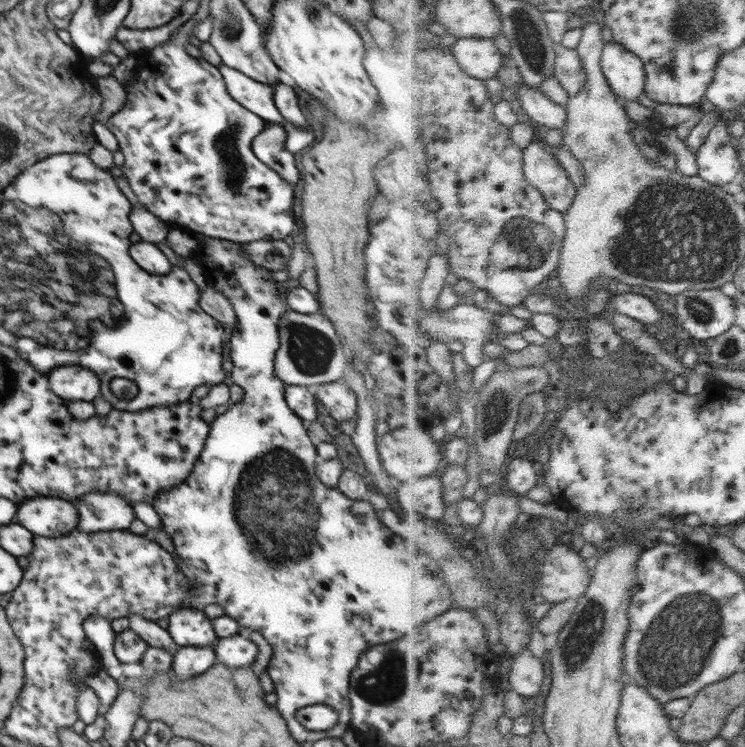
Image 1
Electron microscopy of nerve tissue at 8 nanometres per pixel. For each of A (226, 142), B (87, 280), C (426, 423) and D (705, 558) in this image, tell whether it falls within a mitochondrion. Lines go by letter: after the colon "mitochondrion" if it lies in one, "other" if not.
A: mitochondrion
B: mitochondrion
C: other
D: other

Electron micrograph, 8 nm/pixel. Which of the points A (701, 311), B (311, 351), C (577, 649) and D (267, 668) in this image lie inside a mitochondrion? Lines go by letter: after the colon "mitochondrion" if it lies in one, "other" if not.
A: mitochondrion
B: mitochondrion
C: mitochondrion
D: other

